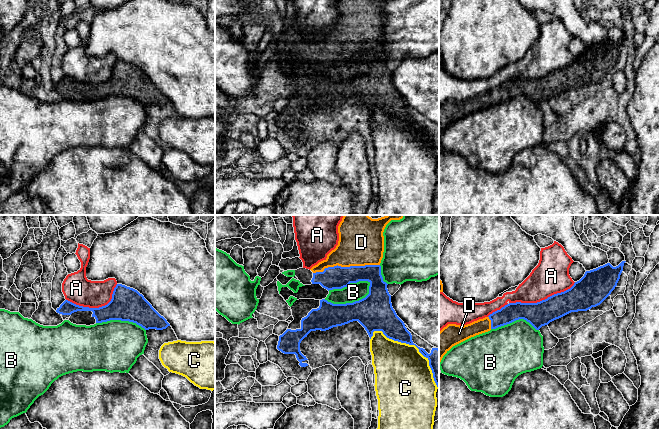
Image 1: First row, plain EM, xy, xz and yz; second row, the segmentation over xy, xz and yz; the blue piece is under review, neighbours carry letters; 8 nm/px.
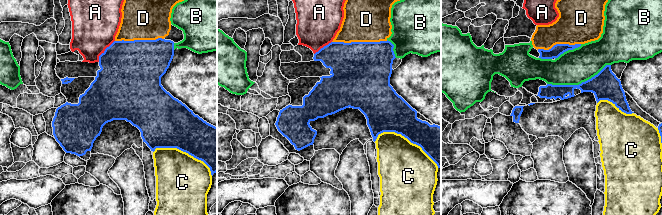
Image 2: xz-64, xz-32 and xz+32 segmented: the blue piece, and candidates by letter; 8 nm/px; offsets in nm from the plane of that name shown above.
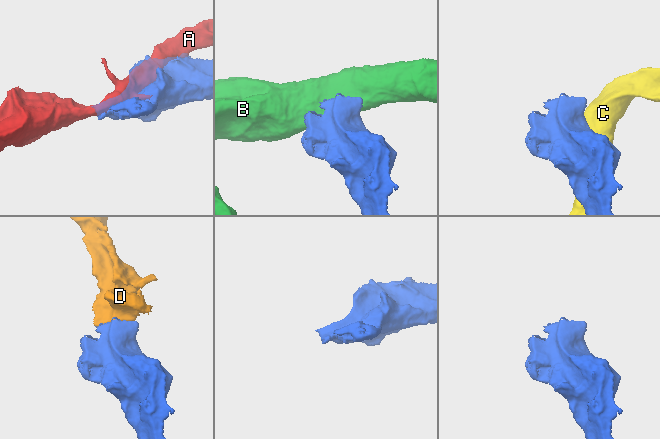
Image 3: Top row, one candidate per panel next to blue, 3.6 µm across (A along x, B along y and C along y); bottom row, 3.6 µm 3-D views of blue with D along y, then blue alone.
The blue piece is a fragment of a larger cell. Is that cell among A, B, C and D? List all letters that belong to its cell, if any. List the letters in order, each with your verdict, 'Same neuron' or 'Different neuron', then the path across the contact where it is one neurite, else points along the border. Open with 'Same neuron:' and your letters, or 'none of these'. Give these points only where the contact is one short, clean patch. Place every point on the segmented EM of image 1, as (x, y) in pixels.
Same neuron: D
A: Different neuron
B: Different neuron
C: Different neuron
D: Same neuron

